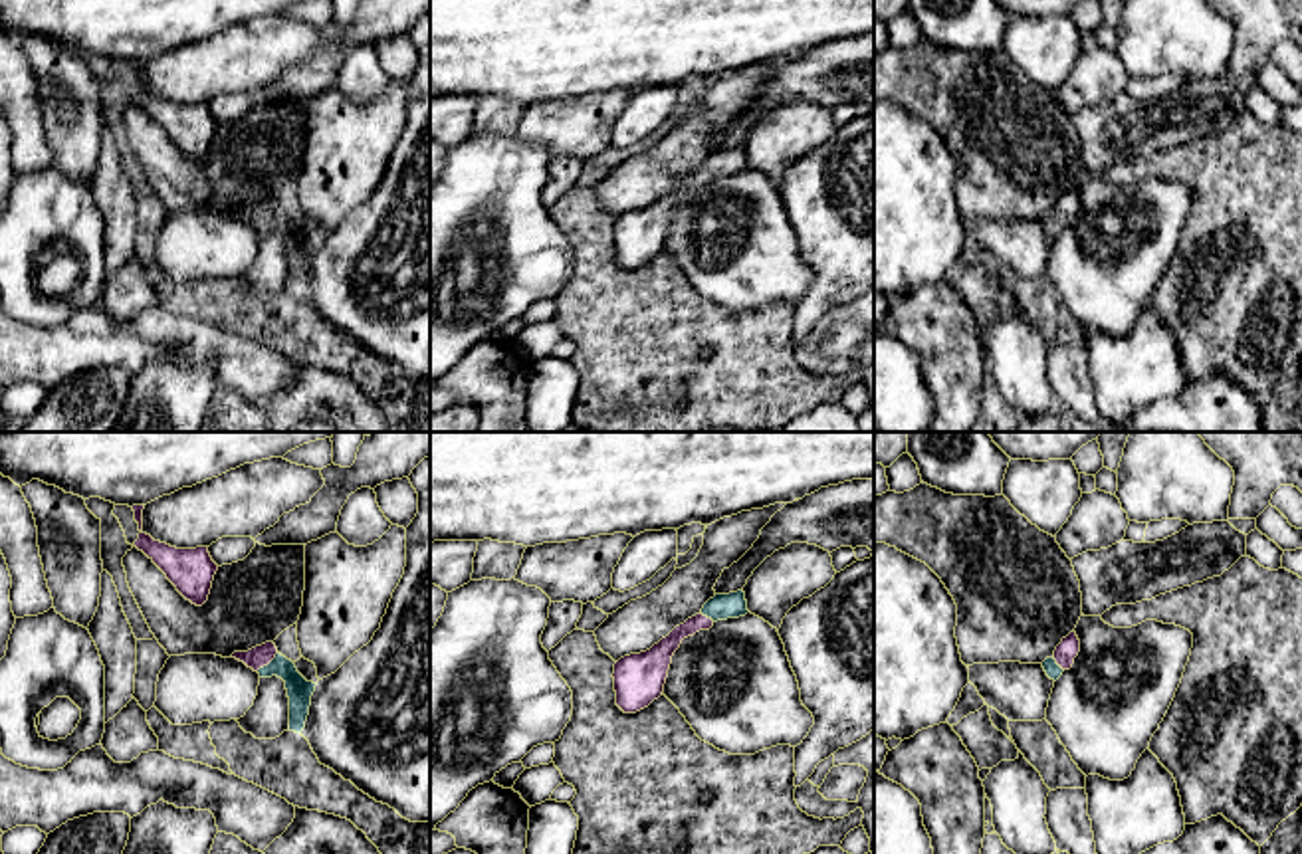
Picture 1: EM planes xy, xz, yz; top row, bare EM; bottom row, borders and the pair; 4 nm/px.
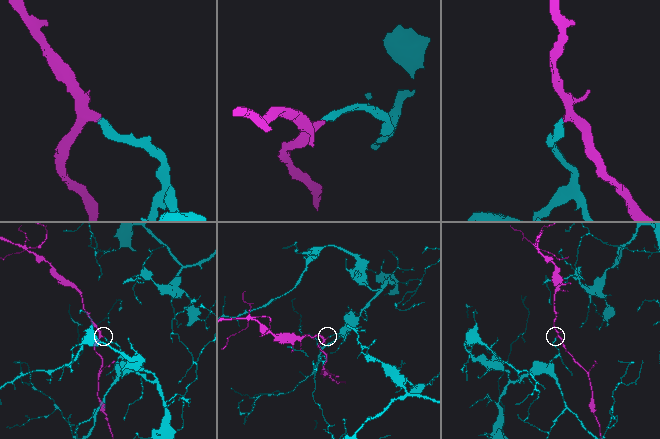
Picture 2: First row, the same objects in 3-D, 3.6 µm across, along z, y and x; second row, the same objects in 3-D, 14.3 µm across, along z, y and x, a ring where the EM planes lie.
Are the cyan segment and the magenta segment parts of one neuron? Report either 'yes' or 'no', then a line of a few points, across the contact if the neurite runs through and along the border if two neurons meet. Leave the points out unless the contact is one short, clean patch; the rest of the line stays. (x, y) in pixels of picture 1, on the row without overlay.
yes | xy (300, 246), (268, 220), (258, 213)

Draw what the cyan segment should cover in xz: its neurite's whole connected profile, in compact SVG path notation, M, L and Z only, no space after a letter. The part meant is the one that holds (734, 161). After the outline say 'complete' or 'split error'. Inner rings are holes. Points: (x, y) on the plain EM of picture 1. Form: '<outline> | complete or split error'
M743 147L715 151L704 160L700 170L676 182L650 206L620 214L614 220L612 230L616 262L624 269L636 269L648 264L662 252L672 212L684 194L694 192L700 186L709 186L717 176L739 174L747 168L749 166Z | split error

